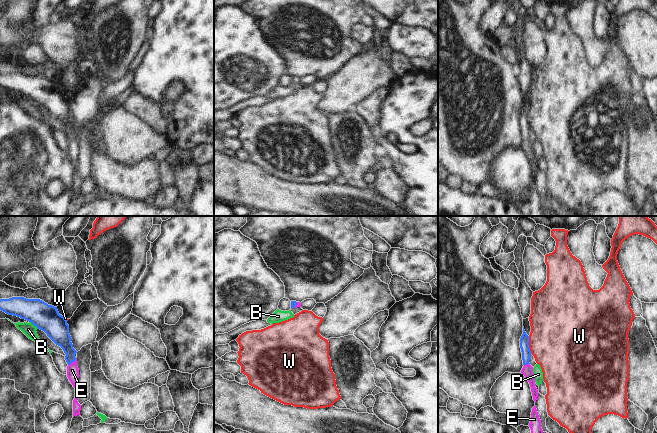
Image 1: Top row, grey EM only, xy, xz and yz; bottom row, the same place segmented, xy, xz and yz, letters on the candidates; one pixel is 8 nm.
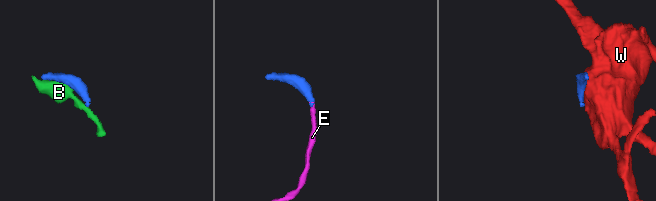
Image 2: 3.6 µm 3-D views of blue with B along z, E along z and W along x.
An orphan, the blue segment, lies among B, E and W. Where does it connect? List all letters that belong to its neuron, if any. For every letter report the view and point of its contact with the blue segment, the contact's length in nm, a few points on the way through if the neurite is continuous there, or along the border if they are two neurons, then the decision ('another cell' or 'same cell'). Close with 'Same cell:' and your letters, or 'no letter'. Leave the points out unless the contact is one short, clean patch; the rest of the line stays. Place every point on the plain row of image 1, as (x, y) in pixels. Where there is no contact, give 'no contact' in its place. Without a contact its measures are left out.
B: meets blue in xy at (34, 101); contact 100 nm long; another cell
E: meets blue in xy at (72, 137); contact 90 nm long; runs through xy (59, 109), (72, 137), (72, 146); same cell
W: meets blue in yz at (528, 121); contact 150 nm long; border along yz (528, 112), (528, 123), (531, 129); another cell
Same cell: E

